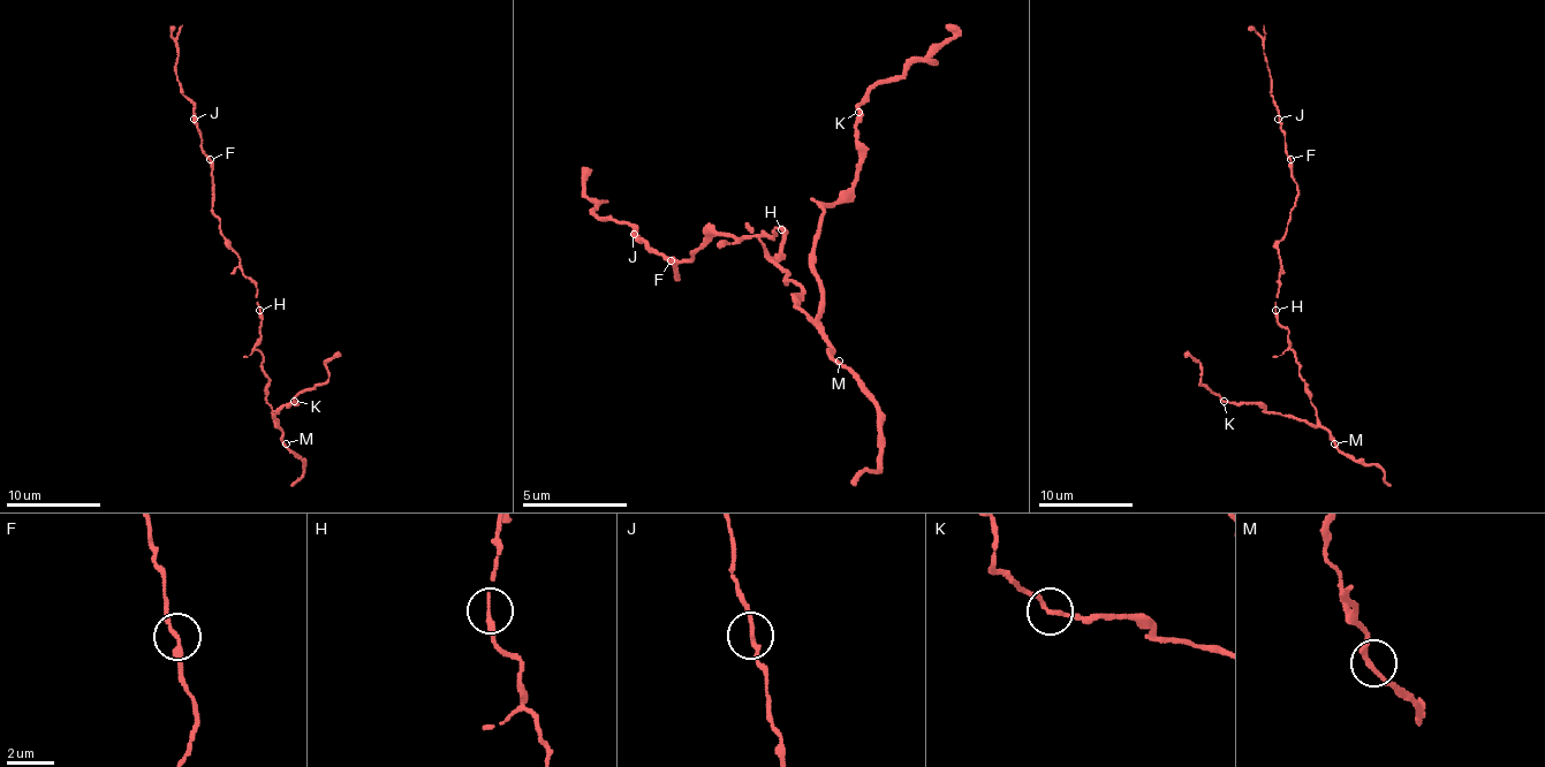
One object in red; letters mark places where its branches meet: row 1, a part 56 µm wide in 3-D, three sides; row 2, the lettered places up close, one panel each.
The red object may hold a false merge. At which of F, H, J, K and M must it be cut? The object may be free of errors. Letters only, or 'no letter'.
no letter

